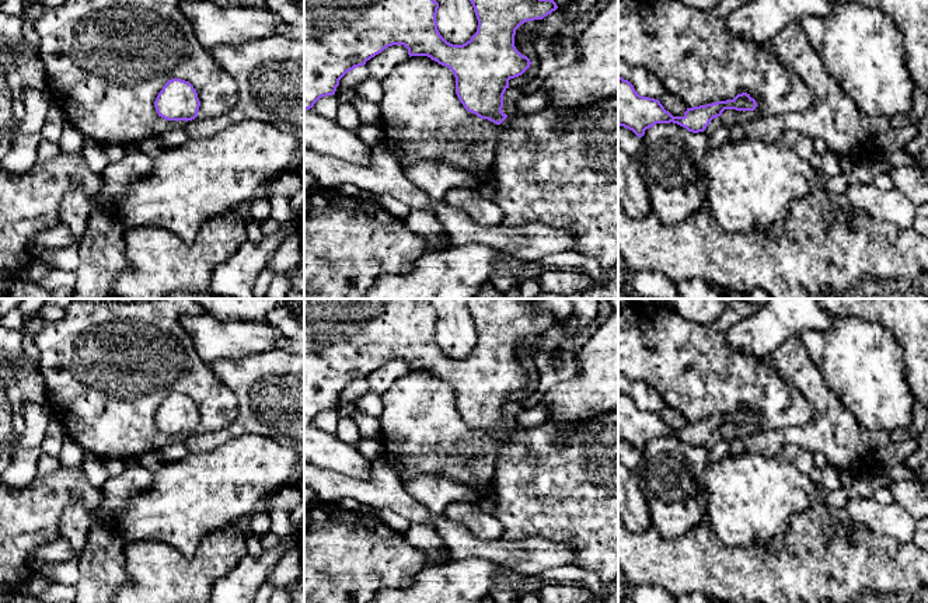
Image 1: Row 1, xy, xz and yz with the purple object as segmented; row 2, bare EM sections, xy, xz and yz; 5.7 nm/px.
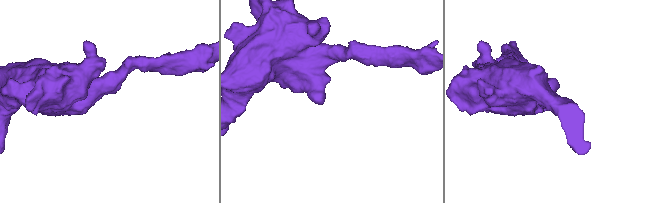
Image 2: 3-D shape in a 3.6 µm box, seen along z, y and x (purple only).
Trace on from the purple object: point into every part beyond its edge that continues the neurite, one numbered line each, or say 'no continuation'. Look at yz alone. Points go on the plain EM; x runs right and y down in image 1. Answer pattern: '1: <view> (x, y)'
no continuation

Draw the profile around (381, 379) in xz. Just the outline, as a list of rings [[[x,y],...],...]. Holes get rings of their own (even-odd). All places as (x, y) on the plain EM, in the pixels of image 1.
[[[393,359],[366,376],[369,390],[381,395],[391,384],[409,372],[404,359]]]

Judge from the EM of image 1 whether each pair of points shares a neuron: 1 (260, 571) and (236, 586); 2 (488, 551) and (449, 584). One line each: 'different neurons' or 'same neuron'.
1: same neuron
2: different neurons

